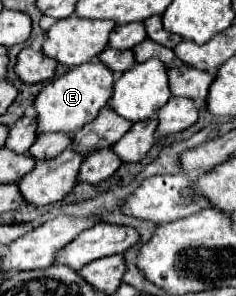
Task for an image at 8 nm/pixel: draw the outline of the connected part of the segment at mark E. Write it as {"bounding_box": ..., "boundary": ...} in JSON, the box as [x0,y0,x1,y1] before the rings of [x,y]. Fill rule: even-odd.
{"bounding_box":[34,61,114,135],"boundary":[[[90,61],[80,67],[72,67],[62,77],[48,81],[34,101],[38,135],[42,133],[74,135],[76,131],[80,131],[86,123],[96,119],[98,111],[108,103],[108,99],[112,97],[112,85],[114,73],[110,73],[100,61]]]}

